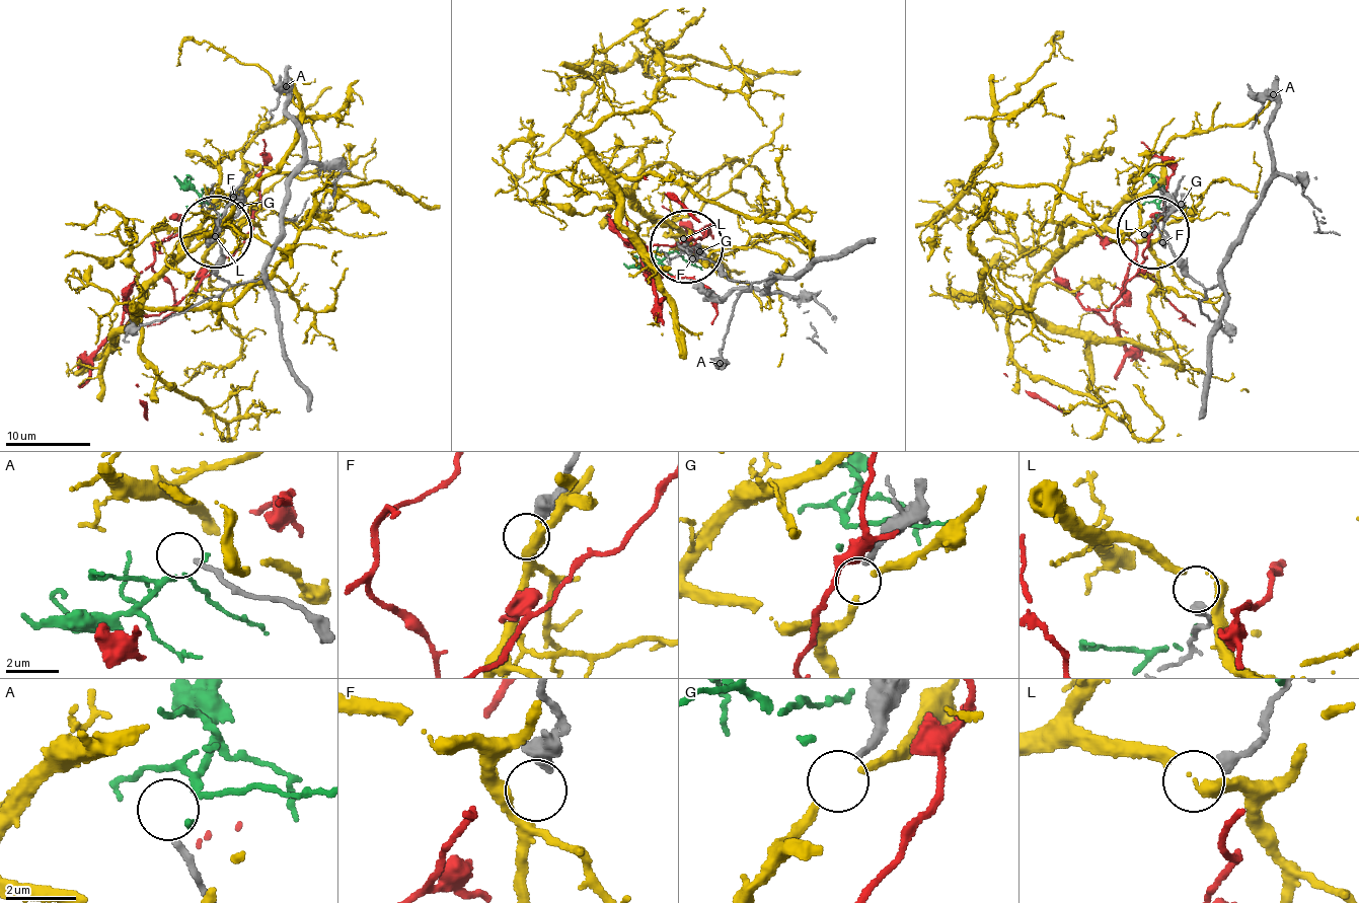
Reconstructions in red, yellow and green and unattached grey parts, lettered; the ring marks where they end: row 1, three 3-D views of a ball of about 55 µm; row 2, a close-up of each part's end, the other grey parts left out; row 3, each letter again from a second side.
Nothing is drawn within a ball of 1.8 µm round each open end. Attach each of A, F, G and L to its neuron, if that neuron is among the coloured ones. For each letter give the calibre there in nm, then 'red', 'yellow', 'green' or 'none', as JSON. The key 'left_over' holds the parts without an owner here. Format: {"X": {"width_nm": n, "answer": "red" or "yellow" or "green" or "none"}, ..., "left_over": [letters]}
{"A": {"width_nm": 190, "answer": "none"}, "F": {"width_nm": 550, "answer": "none"}, "G": {"width_nm": 200, "answer": "none"}, "L": {"width_nm": 360, "answer": "none"}, "left_over": ["A", "F", "G", "L"]}

